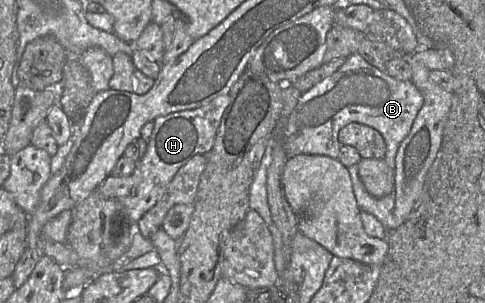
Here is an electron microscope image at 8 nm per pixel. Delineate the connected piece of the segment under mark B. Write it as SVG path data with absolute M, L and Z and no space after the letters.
M359 54L348 56L330 77L302 93L287 118L283 145L287 158L297 155L319 155L338 159L339 131L348 124L358 123L378 131L386 144L385 163L395 168L395 157L403 139L408 135L424 99L412 81L401 81L367 63Z

